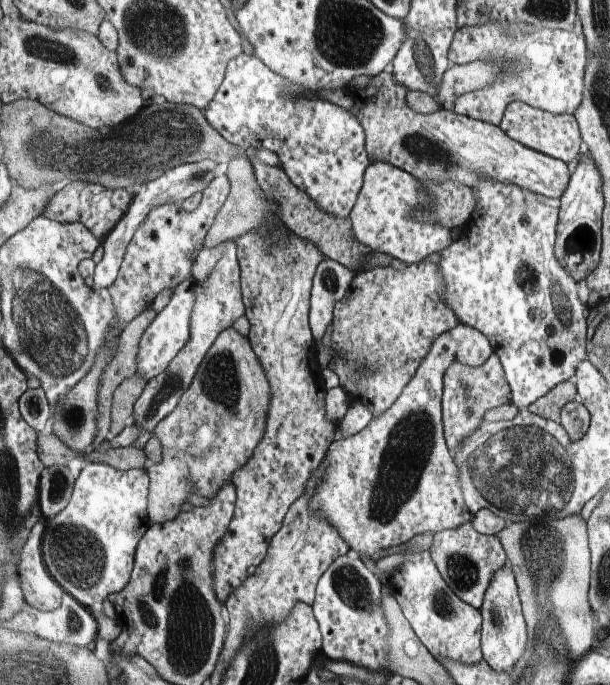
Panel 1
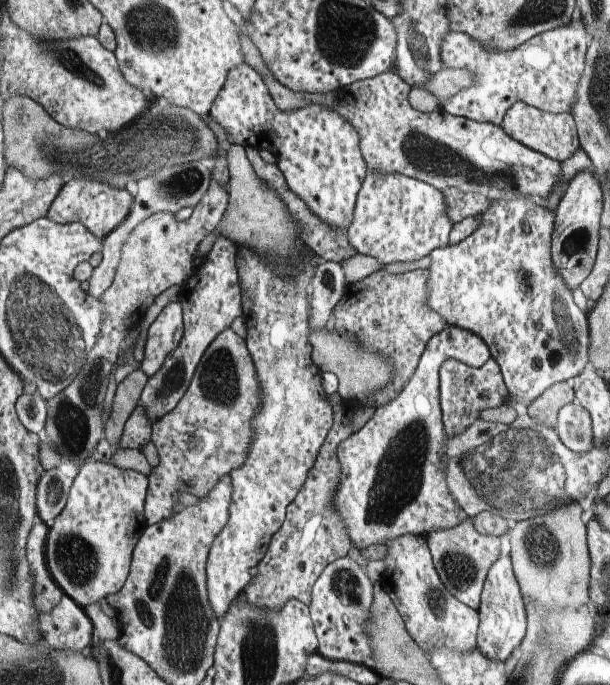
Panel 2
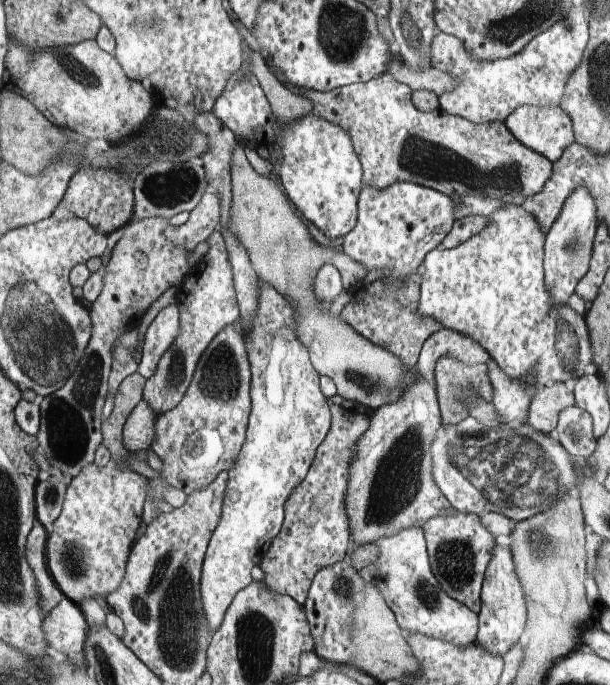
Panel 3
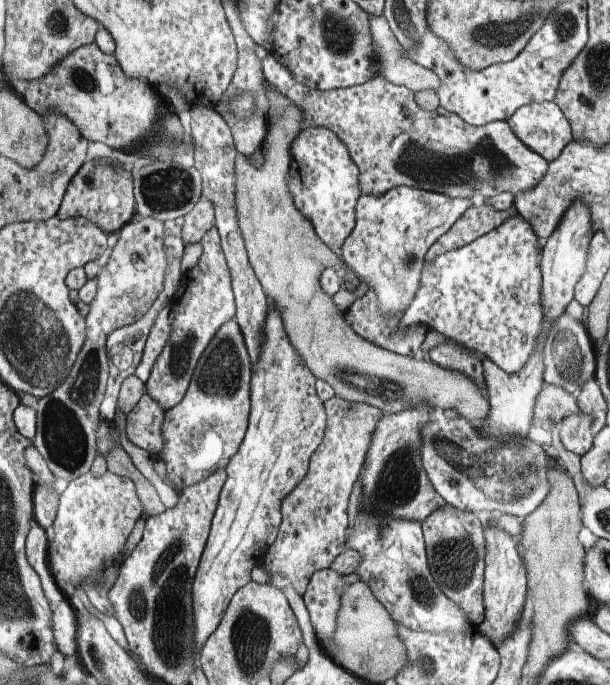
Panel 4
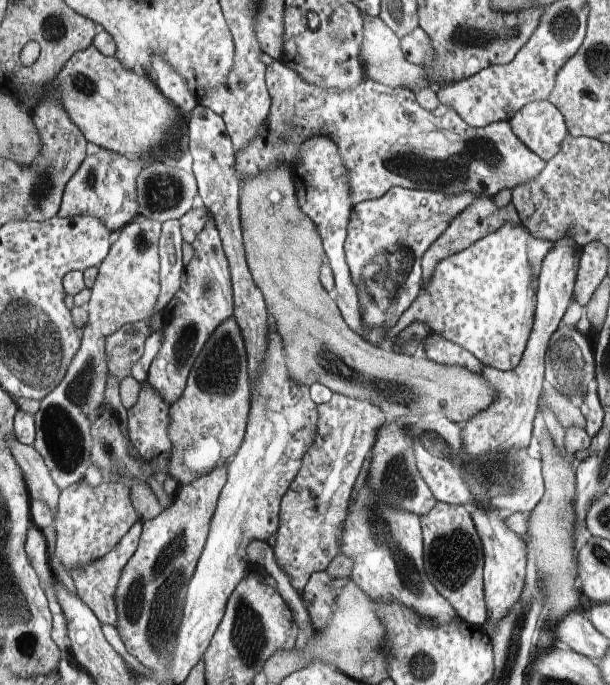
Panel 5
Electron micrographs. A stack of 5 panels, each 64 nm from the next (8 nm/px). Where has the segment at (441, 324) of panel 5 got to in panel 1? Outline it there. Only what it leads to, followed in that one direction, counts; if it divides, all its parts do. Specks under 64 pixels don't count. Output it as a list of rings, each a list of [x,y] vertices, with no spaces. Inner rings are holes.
[[[487,178],[485,185],[481,186],[481,188],[475,186],[472,190],[477,194],[477,200],[479,200],[478,210],[463,229],[461,238],[449,248],[439,252],[441,260],[437,262],[437,266],[439,266],[439,270],[441,270],[443,278],[445,278],[445,286],[447,286],[447,290],[445,290],[445,306],[449,306],[453,310],[453,314],[457,314],[457,318],[461,320],[461,325],[471,326],[471,328],[479,330],[481,334],[485,334],[489,338],[493,352],[499,356],[511,386],[512,403],[519,410],[528,409],[537,400],[549,394],[555,386],[561,385],[570,379],[574,380],[580,364],[588,359],[588,342],[591,340],[588,336],[589,324],[591,323],[590,309],[579,300],[578,282],[575,282],[575,278],[569,274],[569,270],[565,270],[565,266],[561,264],[560,259],[556,256],[557,226],[560,225],[560,208],[557,202],[552,202],[543,195],[533,194],[529,190],[521,190],[515,184],[497,182],[493,178]]]

